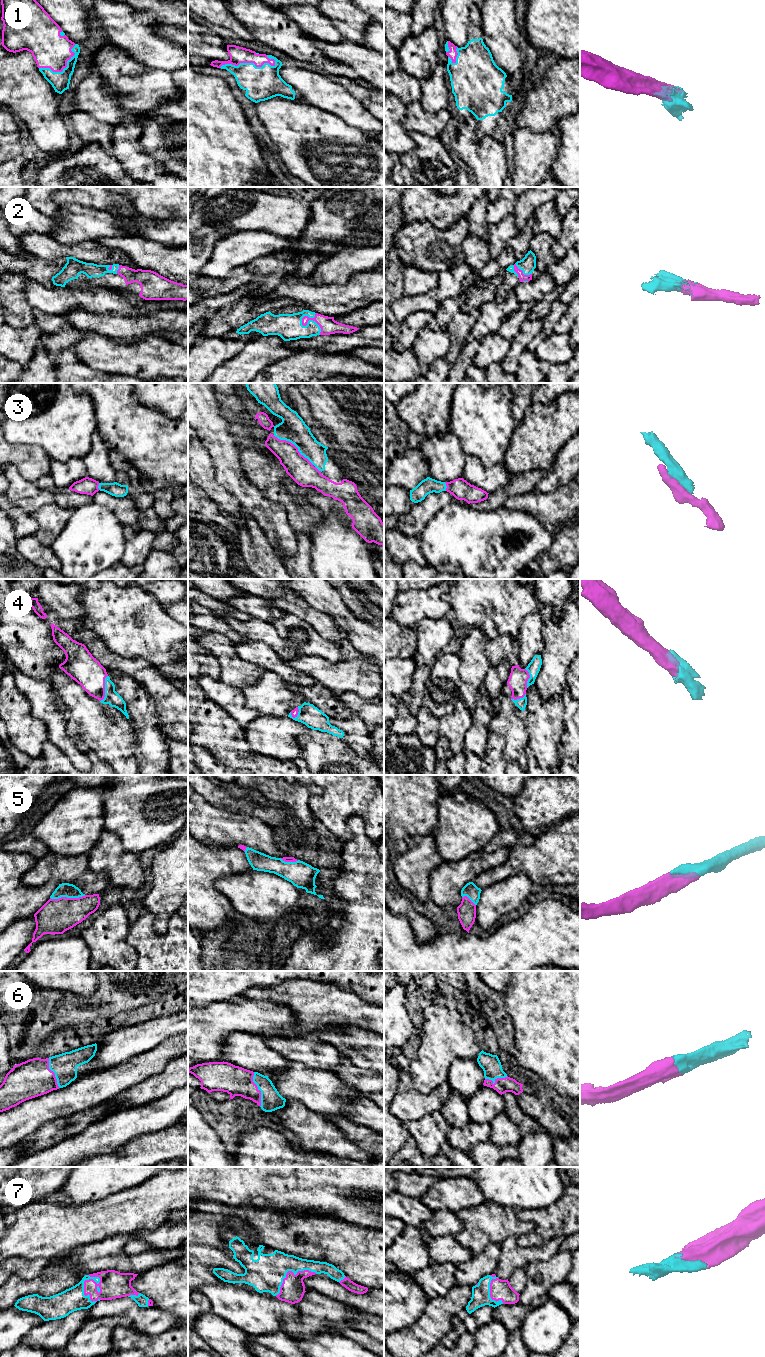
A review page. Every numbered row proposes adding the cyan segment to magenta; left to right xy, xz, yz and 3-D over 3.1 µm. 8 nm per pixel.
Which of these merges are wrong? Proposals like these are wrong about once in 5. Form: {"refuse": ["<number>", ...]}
{"refuse": []}

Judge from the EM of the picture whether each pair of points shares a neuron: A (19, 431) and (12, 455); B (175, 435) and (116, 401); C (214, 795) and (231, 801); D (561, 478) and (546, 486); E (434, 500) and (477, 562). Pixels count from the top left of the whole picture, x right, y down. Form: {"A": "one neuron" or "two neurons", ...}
{"A": "two neurons", "B": "one neuron", "C": "one neuron", "D": "one neuron", "E": "two neurons"}

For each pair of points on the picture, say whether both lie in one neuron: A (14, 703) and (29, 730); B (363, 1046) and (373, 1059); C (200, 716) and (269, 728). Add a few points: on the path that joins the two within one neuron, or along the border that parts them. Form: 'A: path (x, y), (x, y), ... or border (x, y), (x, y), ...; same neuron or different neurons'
A: path (15, 710), (18, 719), (22, 723); same neuron
B: path (366, 1049), (373, 1056); same neuron
C: border (243, 729), (246, 742), (253, 751); different neurons

